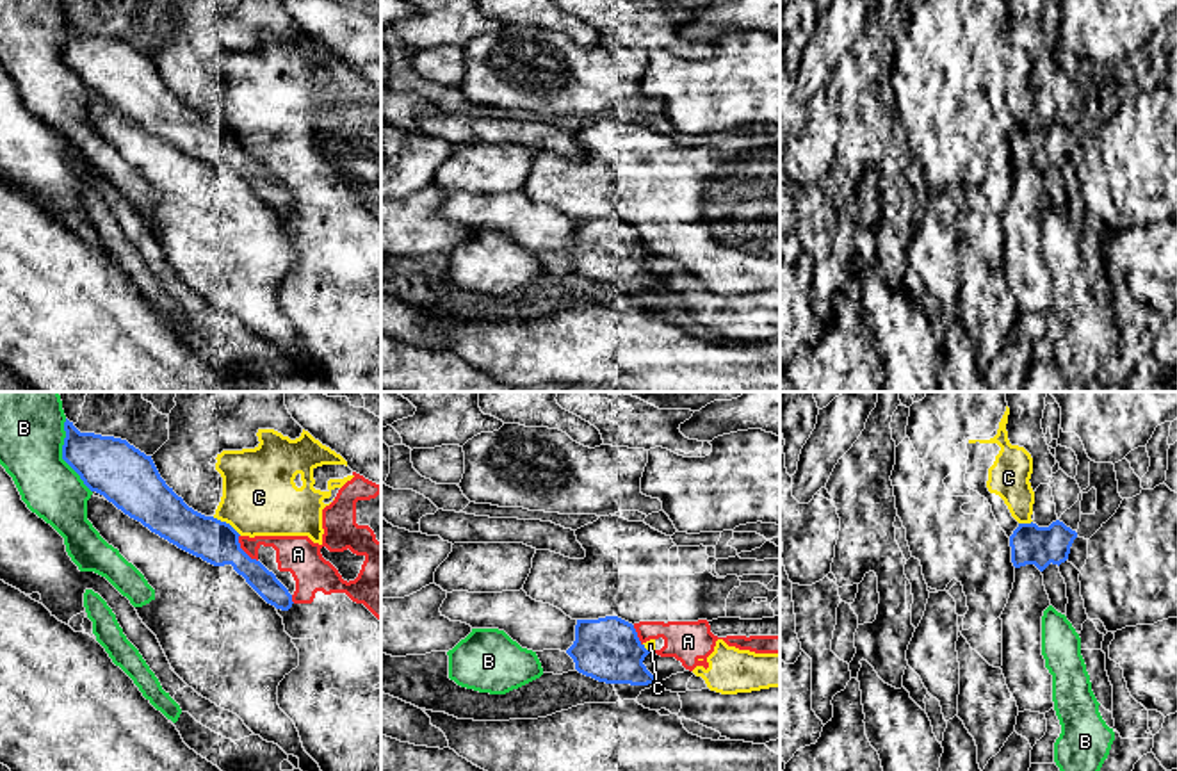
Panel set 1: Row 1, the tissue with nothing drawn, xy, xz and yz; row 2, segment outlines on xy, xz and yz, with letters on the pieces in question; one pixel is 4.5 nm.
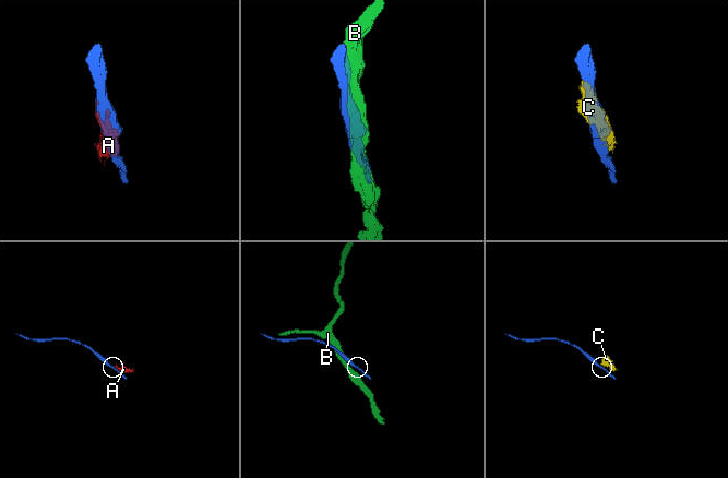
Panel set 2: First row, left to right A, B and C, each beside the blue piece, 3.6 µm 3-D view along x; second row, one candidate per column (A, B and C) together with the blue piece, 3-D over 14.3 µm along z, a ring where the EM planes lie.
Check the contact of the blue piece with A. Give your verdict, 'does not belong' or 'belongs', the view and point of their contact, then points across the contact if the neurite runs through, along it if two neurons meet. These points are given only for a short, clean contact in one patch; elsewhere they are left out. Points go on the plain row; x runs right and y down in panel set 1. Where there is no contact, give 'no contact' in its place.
does not belong; meets blue in xy at (241, 150)

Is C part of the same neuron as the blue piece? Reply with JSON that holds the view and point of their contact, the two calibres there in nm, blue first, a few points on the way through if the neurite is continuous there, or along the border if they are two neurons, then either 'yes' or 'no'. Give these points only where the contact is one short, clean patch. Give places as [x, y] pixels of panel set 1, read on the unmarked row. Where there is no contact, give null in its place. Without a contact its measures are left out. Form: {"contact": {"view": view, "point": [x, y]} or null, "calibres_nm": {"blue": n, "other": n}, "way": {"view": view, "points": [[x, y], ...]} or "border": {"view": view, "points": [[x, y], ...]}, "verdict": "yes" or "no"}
{"contact": {"view": "xy", "point": [225, 123]}, "calibres_nm": {"blue": 200, "other": 340}, "verdict": "no"}

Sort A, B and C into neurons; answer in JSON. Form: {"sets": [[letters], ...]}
{"sets": [["A", "C"], ["B"]]}

